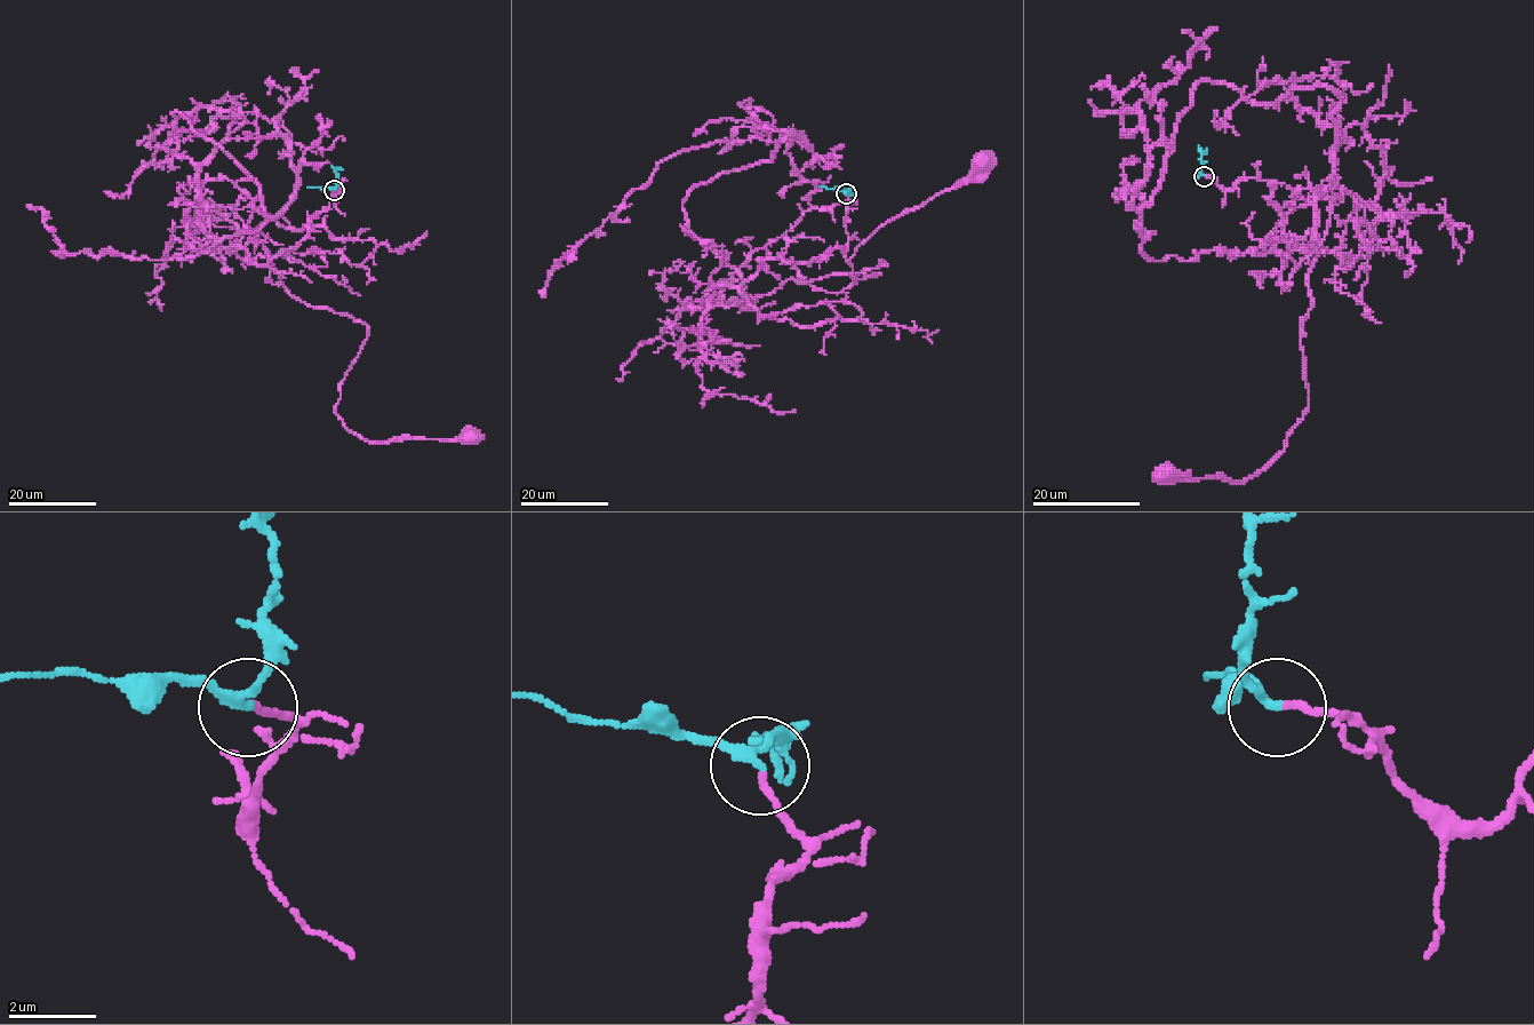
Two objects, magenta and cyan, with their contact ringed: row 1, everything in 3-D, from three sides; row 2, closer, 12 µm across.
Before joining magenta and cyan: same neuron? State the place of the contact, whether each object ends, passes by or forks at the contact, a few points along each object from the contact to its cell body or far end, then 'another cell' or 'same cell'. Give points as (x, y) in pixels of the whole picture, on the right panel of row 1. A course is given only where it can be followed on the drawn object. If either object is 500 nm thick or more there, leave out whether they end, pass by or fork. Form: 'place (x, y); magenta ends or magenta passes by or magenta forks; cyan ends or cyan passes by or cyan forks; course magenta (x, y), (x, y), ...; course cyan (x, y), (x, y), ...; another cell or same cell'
place (1204, 176); magenta ends; cyan passes by; course magenta (1205, 175), (1271, 187), (1284, 267), (1317, 245), (1315, 201), (1341, 200), (1284, 450), (1244, 482), (1166, 475); course cyan (1205, 175), (1200, 172), (1200, 156), (1207, 150), (1203, 151); same cell

